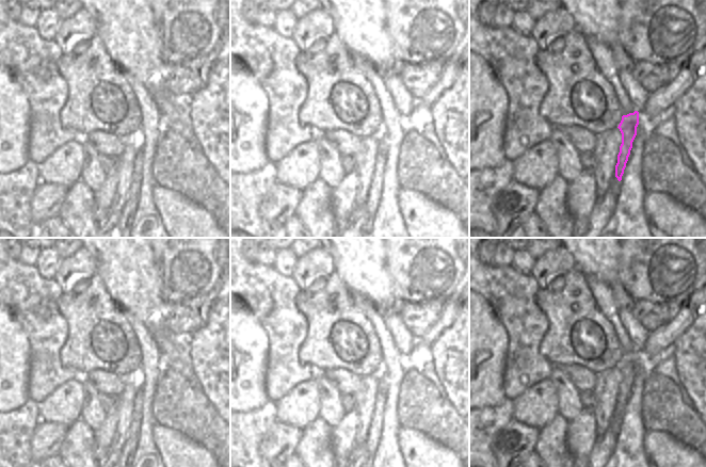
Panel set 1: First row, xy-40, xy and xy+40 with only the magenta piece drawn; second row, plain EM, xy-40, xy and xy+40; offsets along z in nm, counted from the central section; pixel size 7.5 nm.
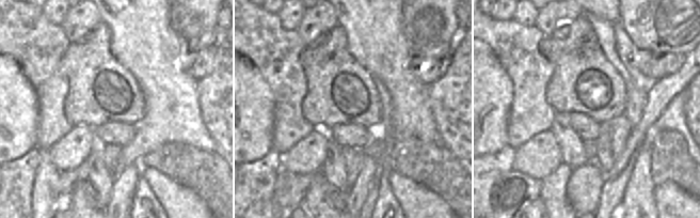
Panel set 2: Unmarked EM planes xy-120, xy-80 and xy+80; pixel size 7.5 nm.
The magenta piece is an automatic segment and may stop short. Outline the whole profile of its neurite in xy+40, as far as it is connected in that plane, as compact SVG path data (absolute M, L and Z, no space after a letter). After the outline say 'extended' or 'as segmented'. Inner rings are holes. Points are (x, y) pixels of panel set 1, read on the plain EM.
M635 350L627 354L622 355L622 359L619 364L619 368L622 372L622 383L620 385L620 391L617 393L617 402L615 404L615 416L619 420L622 419L630 389L632 387L632 381L637 374L637 366L639 364L639 351Z; as segmented

